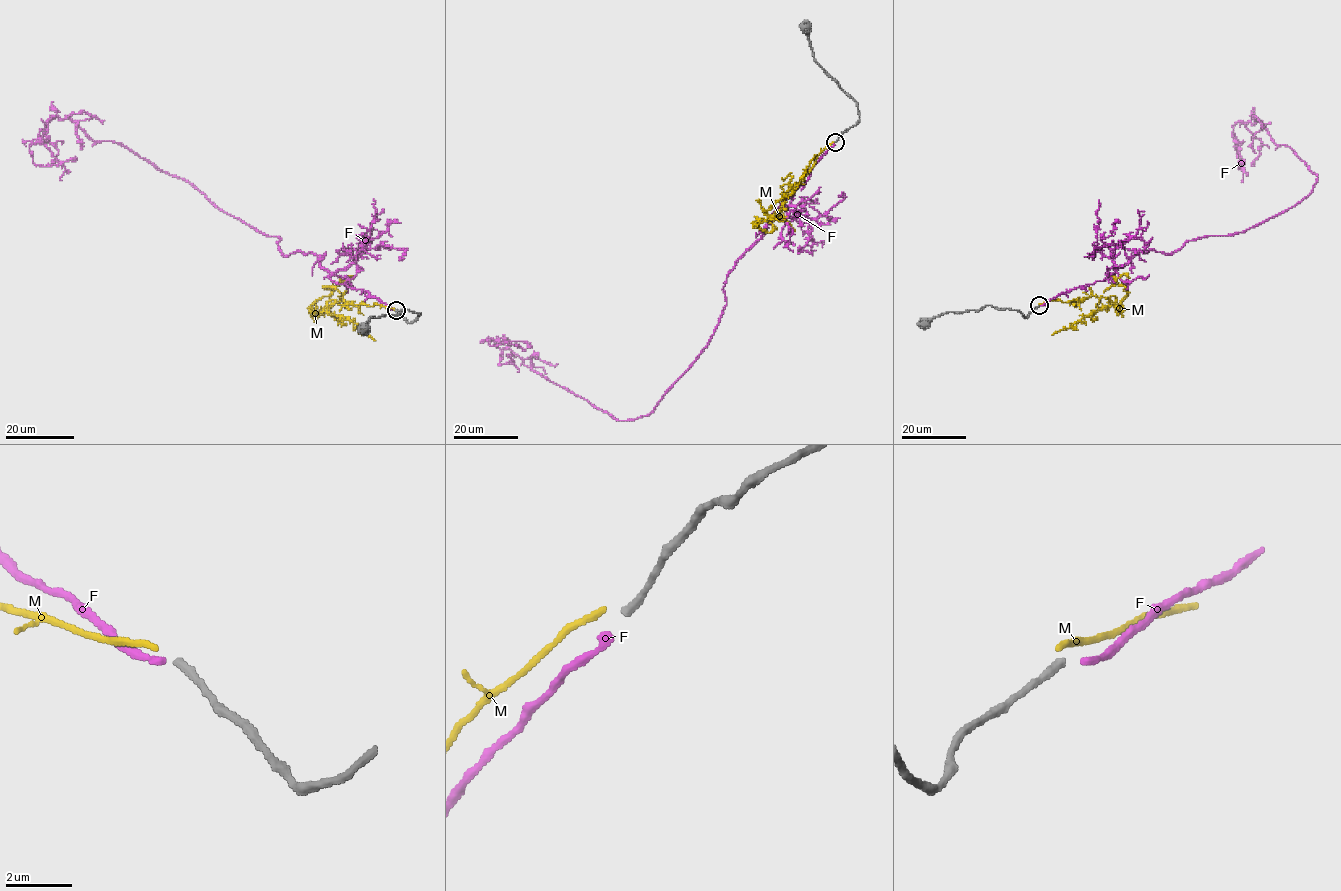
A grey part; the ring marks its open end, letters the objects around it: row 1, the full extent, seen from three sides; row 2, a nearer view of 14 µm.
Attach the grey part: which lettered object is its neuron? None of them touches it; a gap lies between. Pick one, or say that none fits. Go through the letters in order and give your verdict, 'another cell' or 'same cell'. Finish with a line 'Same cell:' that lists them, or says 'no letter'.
F: same cell
M: another cell
Same cell: F

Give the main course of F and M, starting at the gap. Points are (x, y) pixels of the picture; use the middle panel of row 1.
F: (834, 143), (729, 272), (707, 345), (650, 413), (613, 418), (524, 364), (504, 336), (487, 340), (531, 347)
M: (834, 142), (786, 193), (780, 208), (753, 225), (770, 232), (774, 228), (770, 220), (781, 216), (793, 231)

